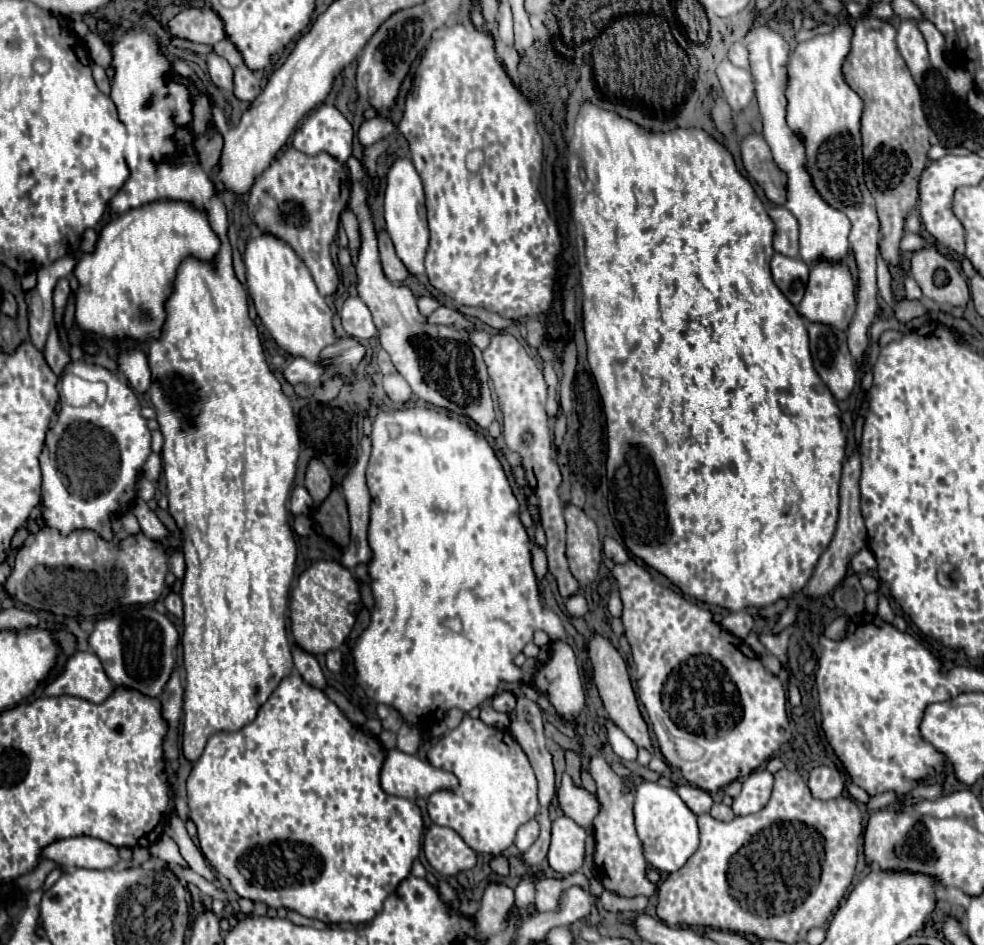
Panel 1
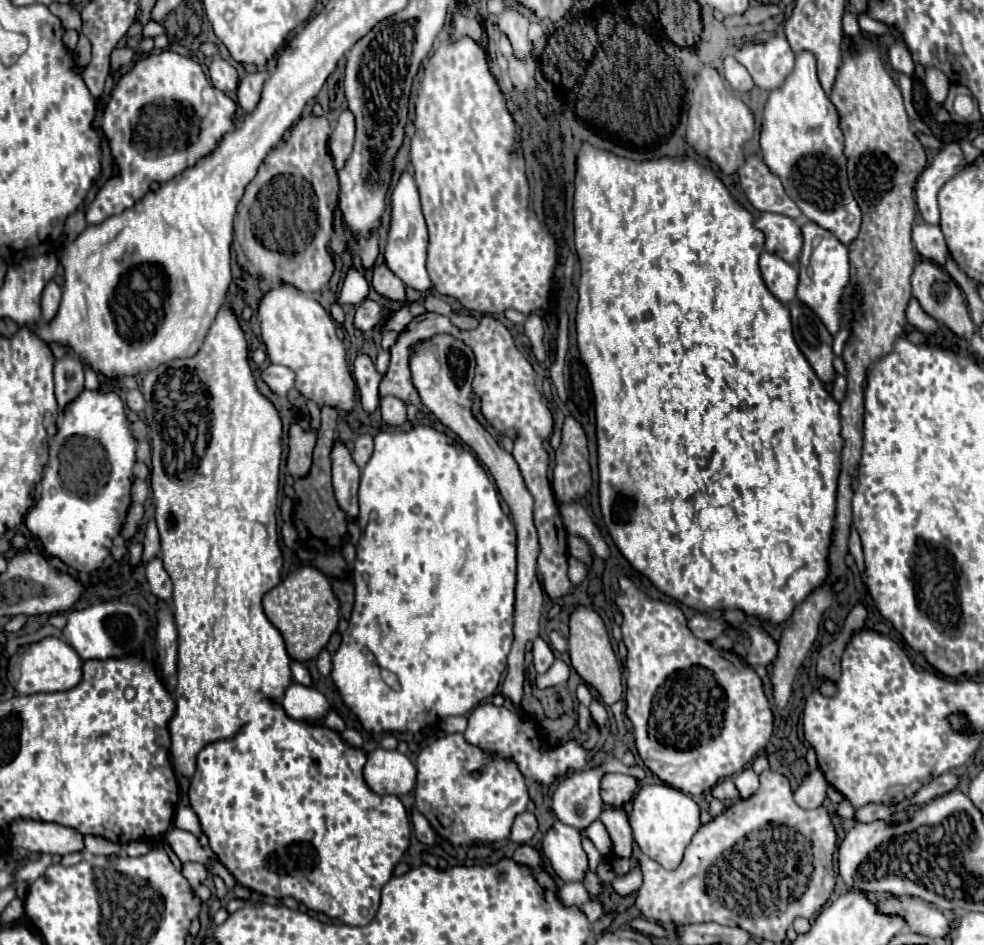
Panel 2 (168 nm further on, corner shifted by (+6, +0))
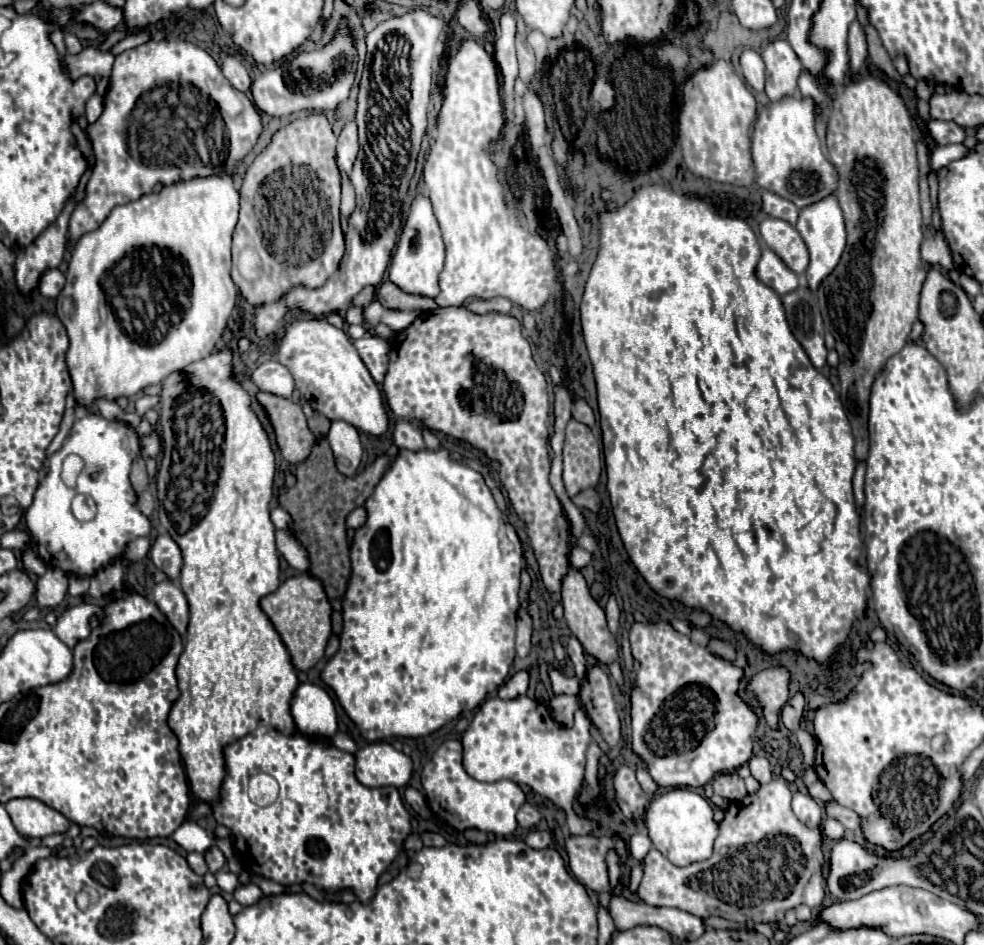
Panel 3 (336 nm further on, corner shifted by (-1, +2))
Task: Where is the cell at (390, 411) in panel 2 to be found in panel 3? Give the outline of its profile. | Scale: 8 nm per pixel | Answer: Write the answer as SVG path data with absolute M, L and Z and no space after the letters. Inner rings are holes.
M398 420L396 422L396 428L394 428L394 444L398 448L404 448L404 450L412 450L412 452L418 452L424 448L424 440L422 440L422 434L420 430L416 430L410 422L406 420Z

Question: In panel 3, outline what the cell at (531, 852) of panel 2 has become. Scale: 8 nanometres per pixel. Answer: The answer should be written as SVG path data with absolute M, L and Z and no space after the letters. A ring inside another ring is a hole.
M530 830L530 834L524 838L524 842L528 844L528 846L532 846L532 848L548 848L550 846L550 840L552 840L552 836L550 836L550 832L548 830Z

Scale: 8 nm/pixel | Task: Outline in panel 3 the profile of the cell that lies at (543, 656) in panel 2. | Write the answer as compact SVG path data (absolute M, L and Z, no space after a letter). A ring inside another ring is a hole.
M552 670L550 680L554 694L577 695L580 691L580 680L575 676L569 677L558 670Z

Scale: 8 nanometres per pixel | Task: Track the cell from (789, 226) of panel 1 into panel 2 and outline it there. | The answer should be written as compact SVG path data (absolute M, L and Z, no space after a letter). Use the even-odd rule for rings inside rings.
M763 212L755 226L765 234L765 250L783 258L789 264L797 264L803 236L799 224L783 214Z

